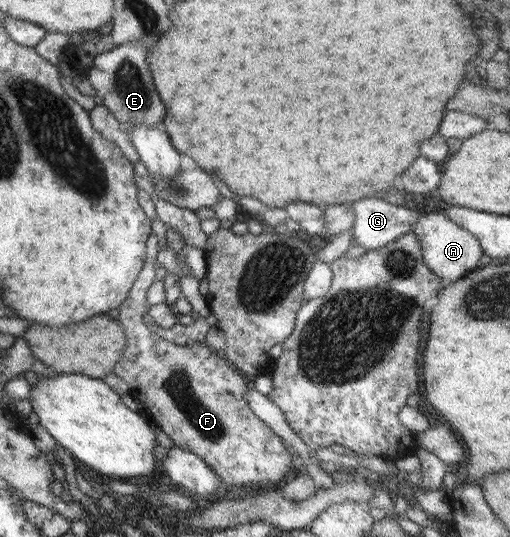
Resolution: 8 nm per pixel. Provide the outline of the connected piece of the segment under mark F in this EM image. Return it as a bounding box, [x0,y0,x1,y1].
[113,233,294,486]

